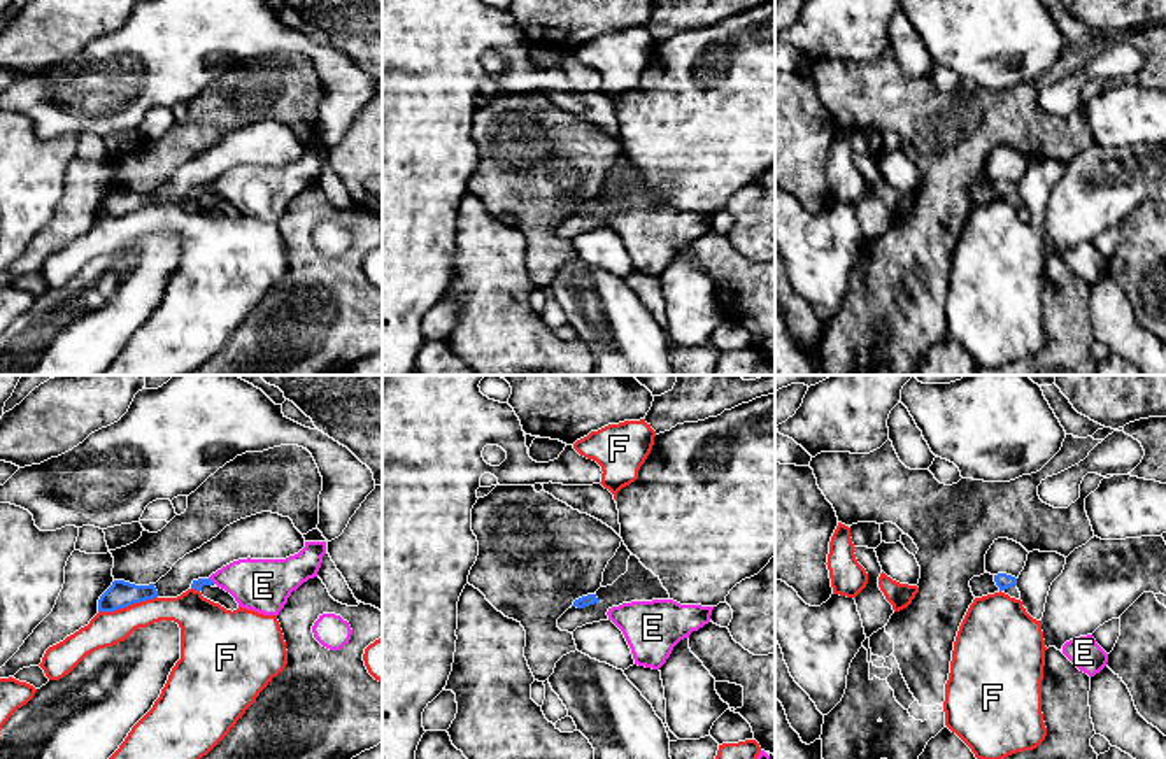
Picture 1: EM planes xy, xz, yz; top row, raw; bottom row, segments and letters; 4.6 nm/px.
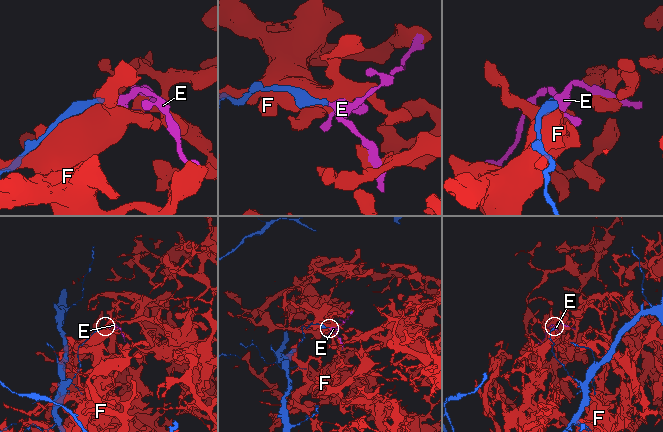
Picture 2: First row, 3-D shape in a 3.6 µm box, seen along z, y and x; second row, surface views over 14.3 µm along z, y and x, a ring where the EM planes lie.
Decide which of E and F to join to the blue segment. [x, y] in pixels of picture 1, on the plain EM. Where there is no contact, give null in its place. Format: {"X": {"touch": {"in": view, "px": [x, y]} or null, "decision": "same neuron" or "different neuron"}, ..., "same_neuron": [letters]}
{"E": {"touch": {"in": "xy", "px": [211, 188]}, "decision": "same neuron"}, "F": {"touch": {"in": "xy", "px": [127, 212]}, "decision": "different neuron"}, "same_neuron": ["E"]}

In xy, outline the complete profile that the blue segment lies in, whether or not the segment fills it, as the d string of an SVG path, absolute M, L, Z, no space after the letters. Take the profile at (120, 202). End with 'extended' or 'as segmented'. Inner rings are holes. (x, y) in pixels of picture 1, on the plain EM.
M114 188L112 193L100 203L98 219L114 219L153 205L158 205L154 191L135 193L124 188Z | as segmented

